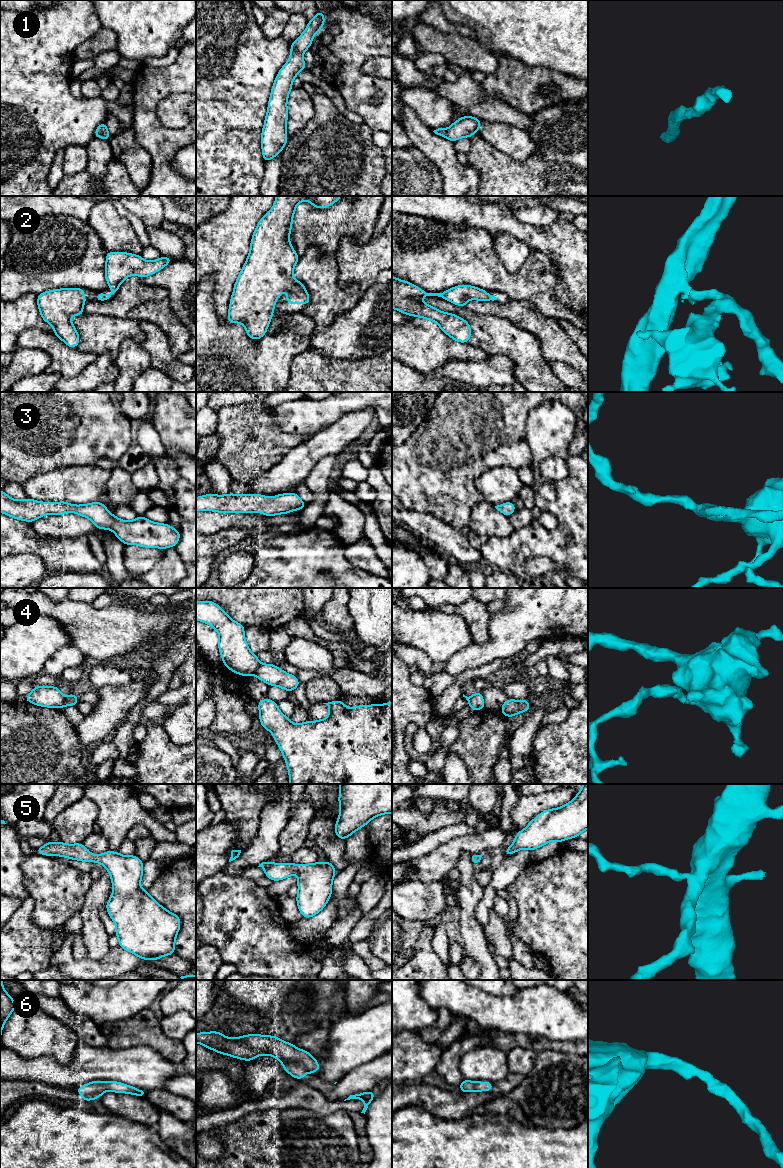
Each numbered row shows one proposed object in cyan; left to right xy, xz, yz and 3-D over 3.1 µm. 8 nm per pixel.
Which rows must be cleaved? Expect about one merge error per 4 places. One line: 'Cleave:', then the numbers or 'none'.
Cleave: 4

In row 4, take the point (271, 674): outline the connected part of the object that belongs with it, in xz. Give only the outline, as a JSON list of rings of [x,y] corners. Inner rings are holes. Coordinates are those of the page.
[[[261,664],[254,675],[269,686],[278,686],[288,692],[292,692],[300,684],[297,676],[288,674],[273,664]]]

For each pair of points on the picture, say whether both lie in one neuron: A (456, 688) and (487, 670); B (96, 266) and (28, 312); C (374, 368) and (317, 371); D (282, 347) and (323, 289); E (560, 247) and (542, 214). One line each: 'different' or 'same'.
A: same
B: different
C: same
D: different
E: different

